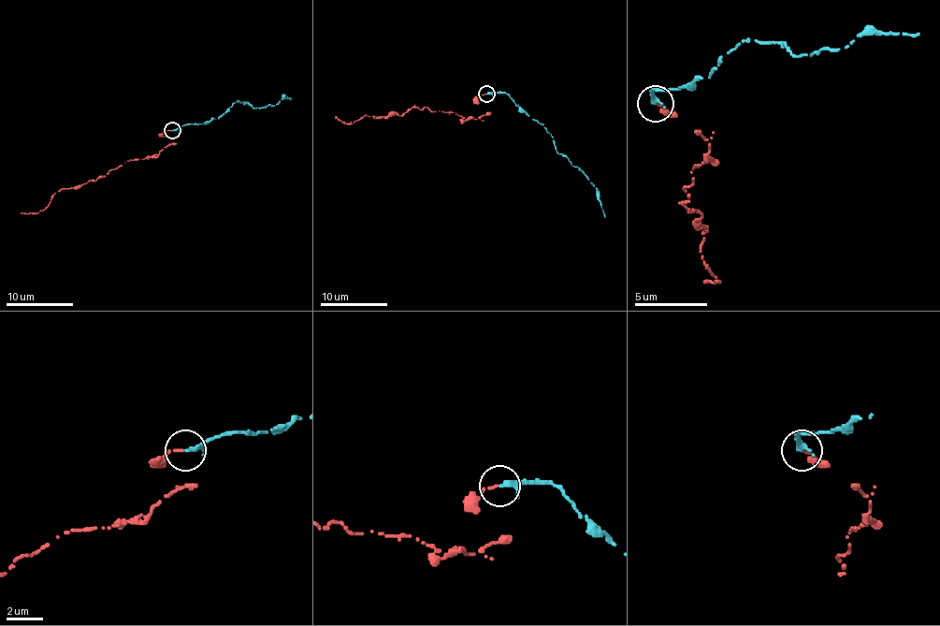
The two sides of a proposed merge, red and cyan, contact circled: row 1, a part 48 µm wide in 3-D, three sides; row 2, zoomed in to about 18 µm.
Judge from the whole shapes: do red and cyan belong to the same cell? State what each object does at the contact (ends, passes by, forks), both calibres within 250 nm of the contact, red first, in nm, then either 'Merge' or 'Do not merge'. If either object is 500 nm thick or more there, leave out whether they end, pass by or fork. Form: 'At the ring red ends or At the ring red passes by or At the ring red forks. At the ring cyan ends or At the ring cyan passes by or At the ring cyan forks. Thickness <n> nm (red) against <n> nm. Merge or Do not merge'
At the ring red ends. At the ring cyan passes by. Thickness 140 nm (red) against 180 nm. Merge

